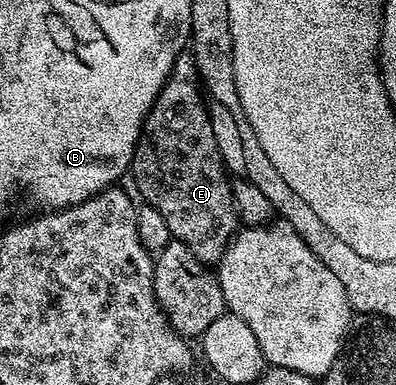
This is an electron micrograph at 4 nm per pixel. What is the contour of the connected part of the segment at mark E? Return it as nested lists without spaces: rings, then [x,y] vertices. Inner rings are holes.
[[[184,52],[175,61],[175,69],[165,80],[157,100],[151,105],[151,110],[143,122],[143,131],[139,134],[131,157],[129,178],[135,181],[135,186],[143,197],[142,201],[161,214],[168,225],[171,238],[186,244],[189,252],[193,252],[199,262],[215,264],[225,253],[241,223],[231,195],[232,179],[224,167],[221,152],[217,152],[217,140],[213,140],[213,124],[207,107],[205,90],[201,85],[194,57]]]

